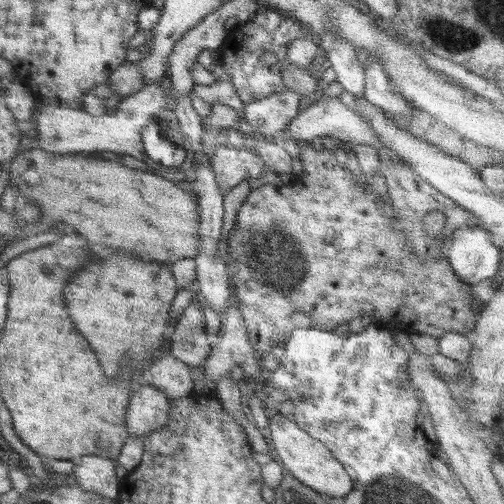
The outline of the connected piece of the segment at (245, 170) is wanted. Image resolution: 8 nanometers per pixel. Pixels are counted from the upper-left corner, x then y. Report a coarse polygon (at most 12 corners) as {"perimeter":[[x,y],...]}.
{"perimeter":[[220,143],[210,159],[219,192],[258,179],[265,163],[246,147]]}

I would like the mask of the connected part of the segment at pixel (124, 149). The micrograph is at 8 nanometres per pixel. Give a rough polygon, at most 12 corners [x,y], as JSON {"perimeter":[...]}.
{"perimeter":[[166,78],[113,115],[63,105],[34,112],[46,152],[128,154],[146,165],[142,131],[176,125]]}

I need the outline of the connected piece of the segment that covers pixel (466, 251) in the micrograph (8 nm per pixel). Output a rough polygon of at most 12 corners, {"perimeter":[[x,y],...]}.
{"perimeter":[[461,227],[445,249],[470,285],[496,278],[500,250],[479,227]]}

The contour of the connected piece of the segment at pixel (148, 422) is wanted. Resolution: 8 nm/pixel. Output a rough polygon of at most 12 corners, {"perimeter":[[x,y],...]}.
{"perimeter":[[154,386],[131,394],[128,437],[165,427],[170,401]]}

